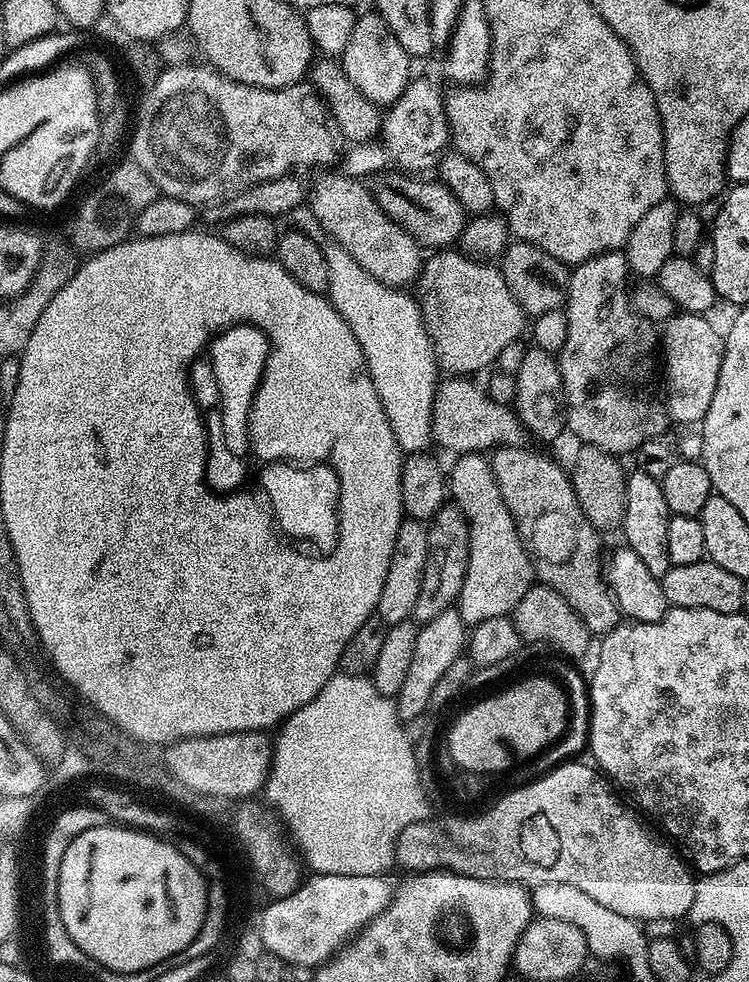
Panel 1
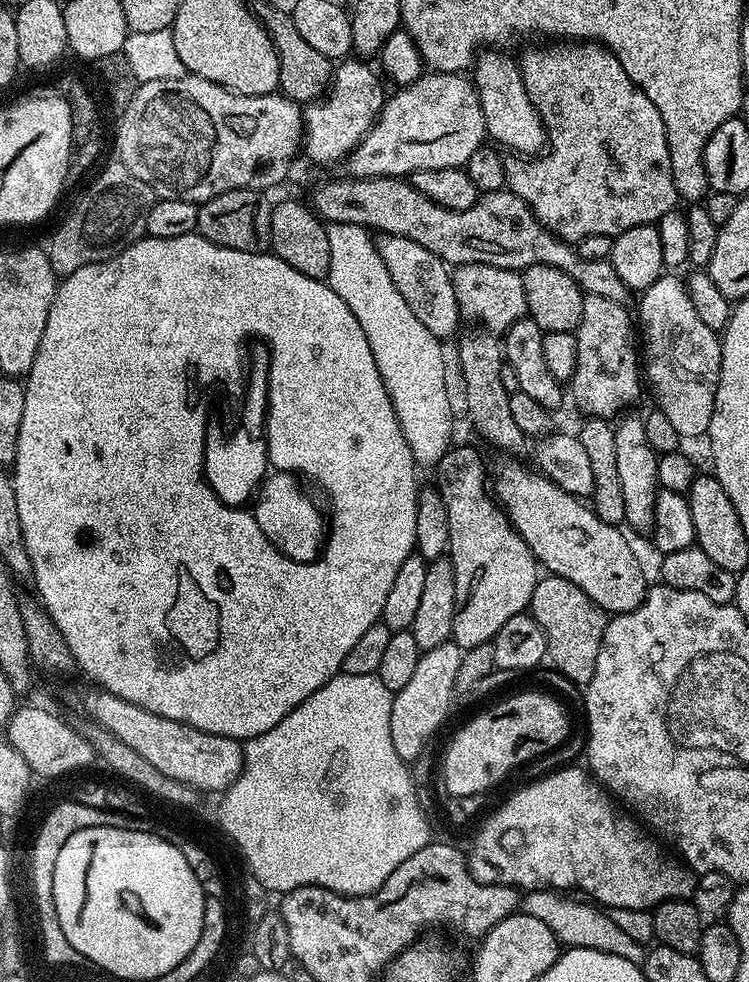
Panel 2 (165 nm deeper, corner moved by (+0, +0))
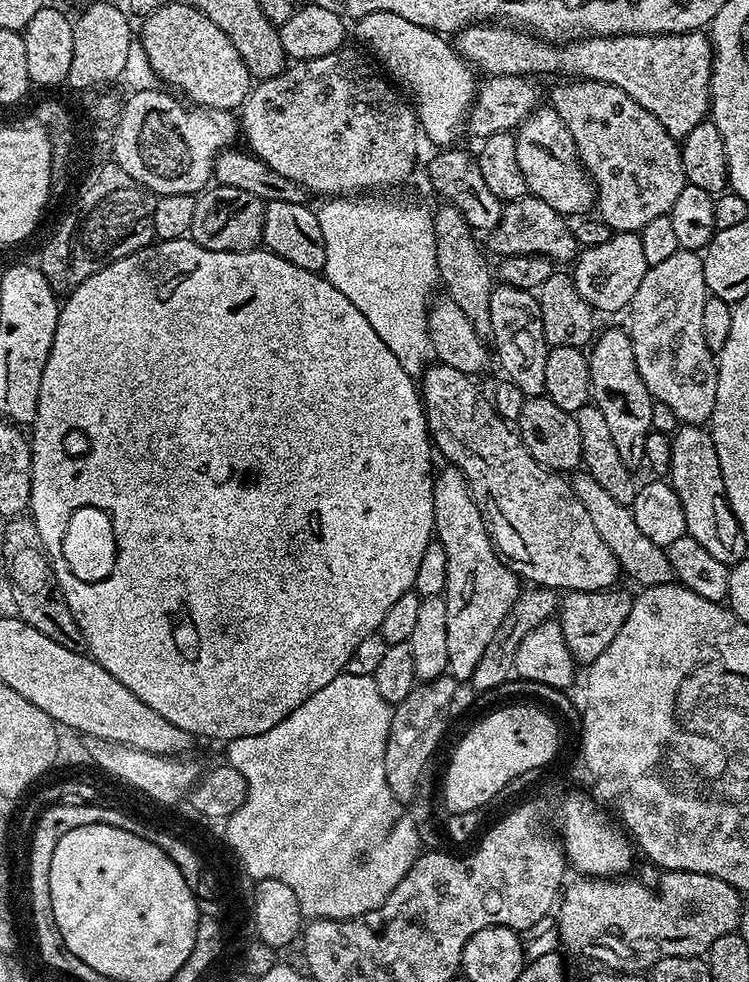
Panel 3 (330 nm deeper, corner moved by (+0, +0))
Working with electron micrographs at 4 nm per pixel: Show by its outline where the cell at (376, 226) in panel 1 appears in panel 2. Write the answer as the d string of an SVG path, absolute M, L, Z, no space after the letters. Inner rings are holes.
M381 235L376 240L376 249L382 262L386 262L386 270L390 270L390 278L394 278L394 286L398 286L398 294L402 294L402 298L406 298L406 306L410 306L410 310L414 310L418 322L422 322L422 326L426 326L426 330L430 330L430 334L434 334L437 340L448 342L448 339L455 334L456 326L462 322L449 265L439 260L430 250L426 250L426 246L418 246L418 242L405 236Z

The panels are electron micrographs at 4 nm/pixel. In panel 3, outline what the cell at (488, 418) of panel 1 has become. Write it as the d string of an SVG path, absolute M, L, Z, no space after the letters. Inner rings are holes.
M586 470L571 473L570 483L578 502L586 509L586 514L594 521L598 534L602 534L602 542L610 546L614 558L620 563L623 575L637 580L644 588L653 588L659 584L673 583L672 567L665 549L659 548L642 530L638 530L638 522L634 522L631 507L622 502L614 502L614 497L601 486Z

